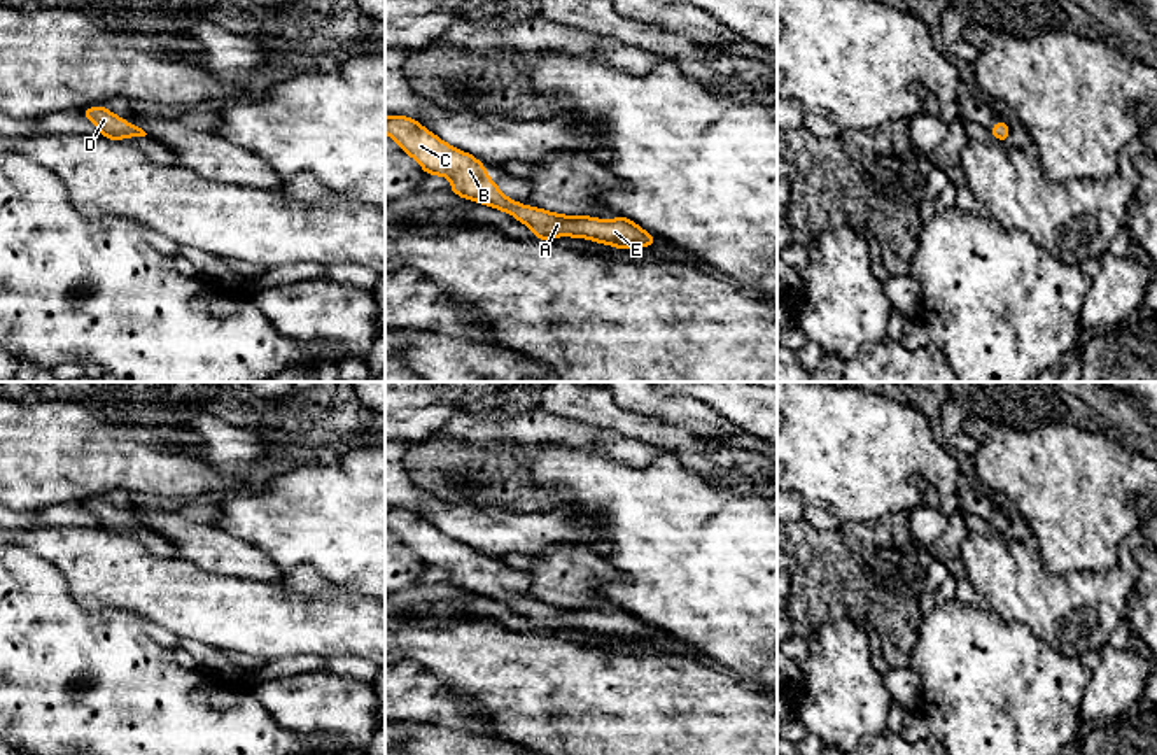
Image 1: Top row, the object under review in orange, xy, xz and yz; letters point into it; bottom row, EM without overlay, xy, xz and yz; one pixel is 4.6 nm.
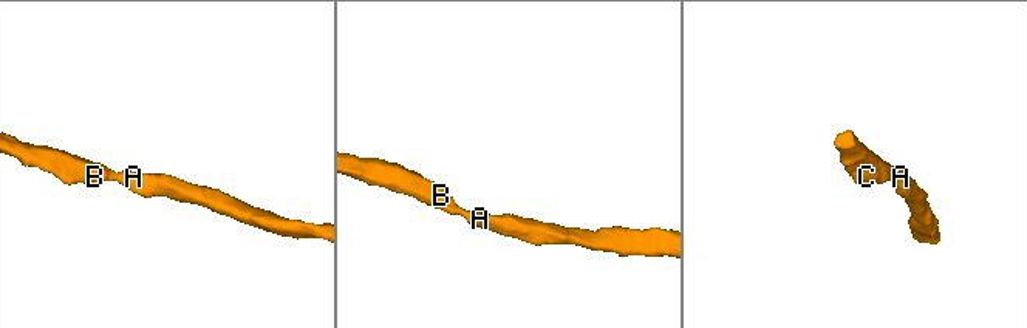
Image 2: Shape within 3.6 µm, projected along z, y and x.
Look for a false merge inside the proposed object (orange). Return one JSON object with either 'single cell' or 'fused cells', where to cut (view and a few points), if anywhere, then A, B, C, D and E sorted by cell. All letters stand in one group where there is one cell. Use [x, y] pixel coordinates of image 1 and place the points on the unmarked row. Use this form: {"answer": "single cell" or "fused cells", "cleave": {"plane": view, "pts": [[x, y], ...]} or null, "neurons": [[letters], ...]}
{"answer": "single cell", "cleave": null, "neurons": [["A", "B", "C", "D", "E"]]}

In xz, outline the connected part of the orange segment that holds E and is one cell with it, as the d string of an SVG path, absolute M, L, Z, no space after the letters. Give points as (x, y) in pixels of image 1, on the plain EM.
M406 508L385 510L385 526L411 548L427 568L441 568L452 575L450 583L460 590L513 606L527 617L539 632L557 629L586 631L614 641L642 641L656 634L637 615L618 608L611 613L590 608L562 608L537 599L522 597L504 589L478 550L467 547L425 522L417 512Z

